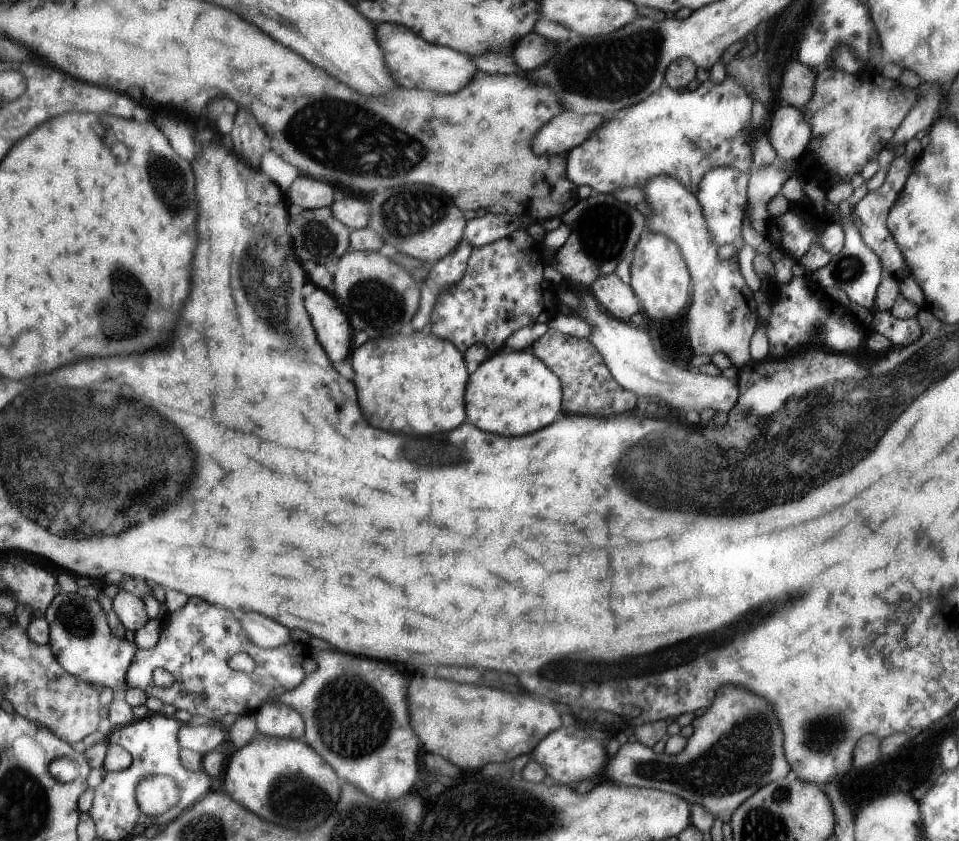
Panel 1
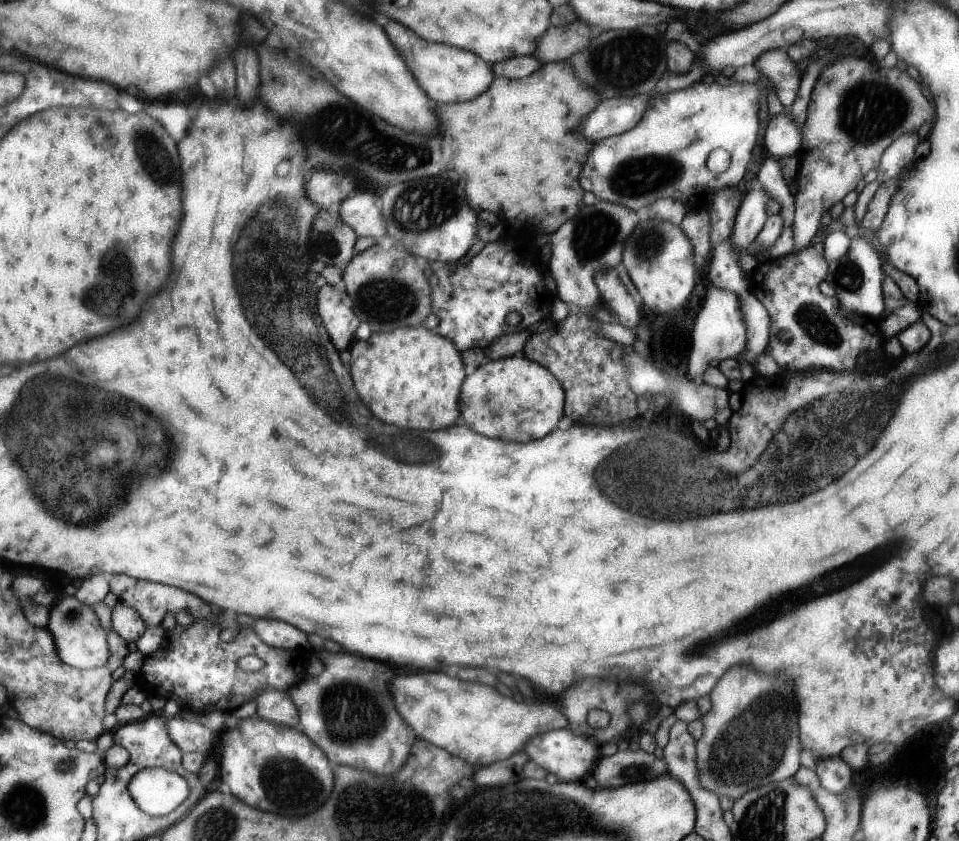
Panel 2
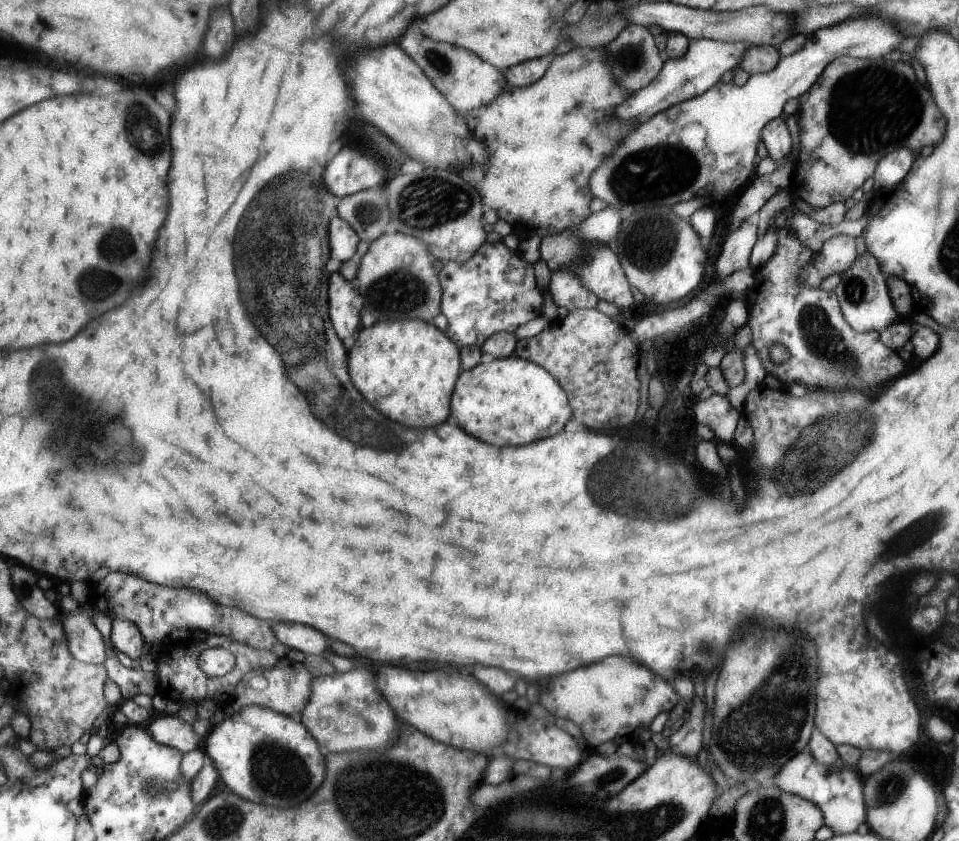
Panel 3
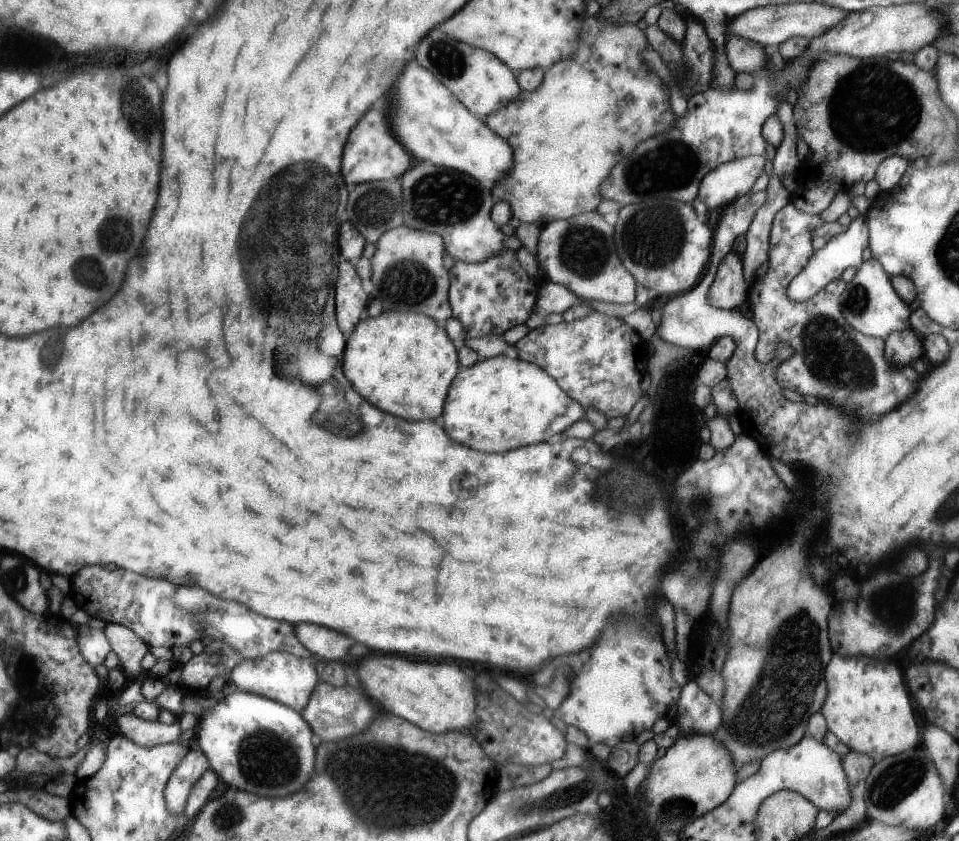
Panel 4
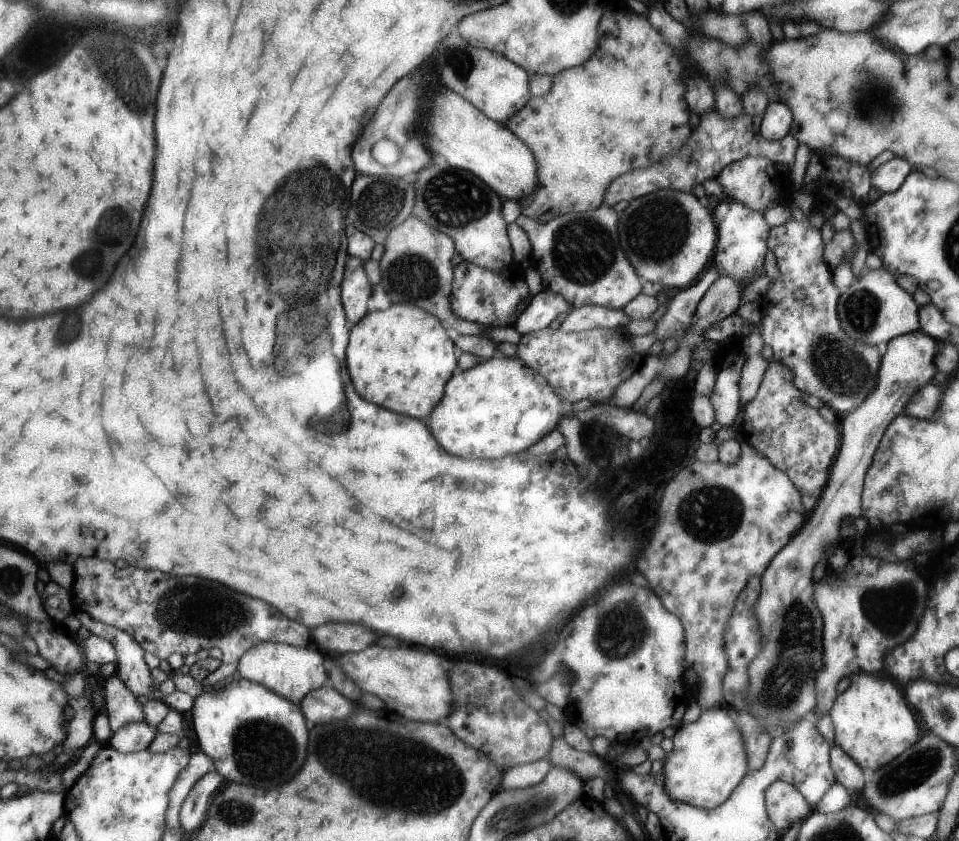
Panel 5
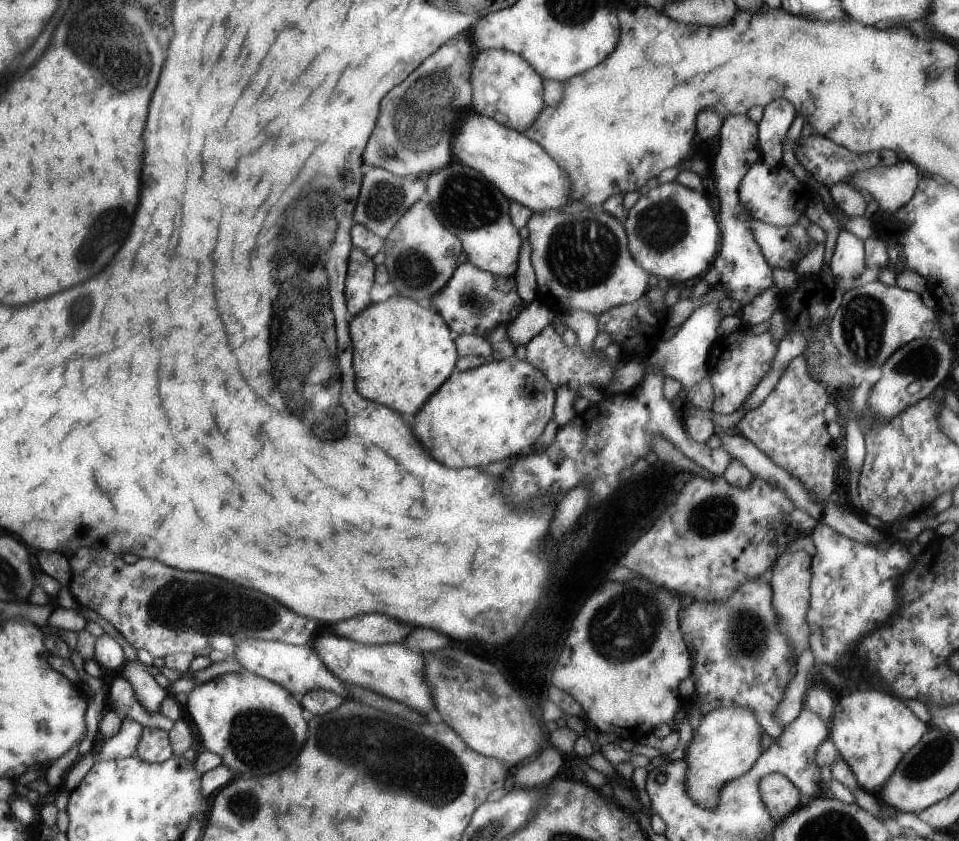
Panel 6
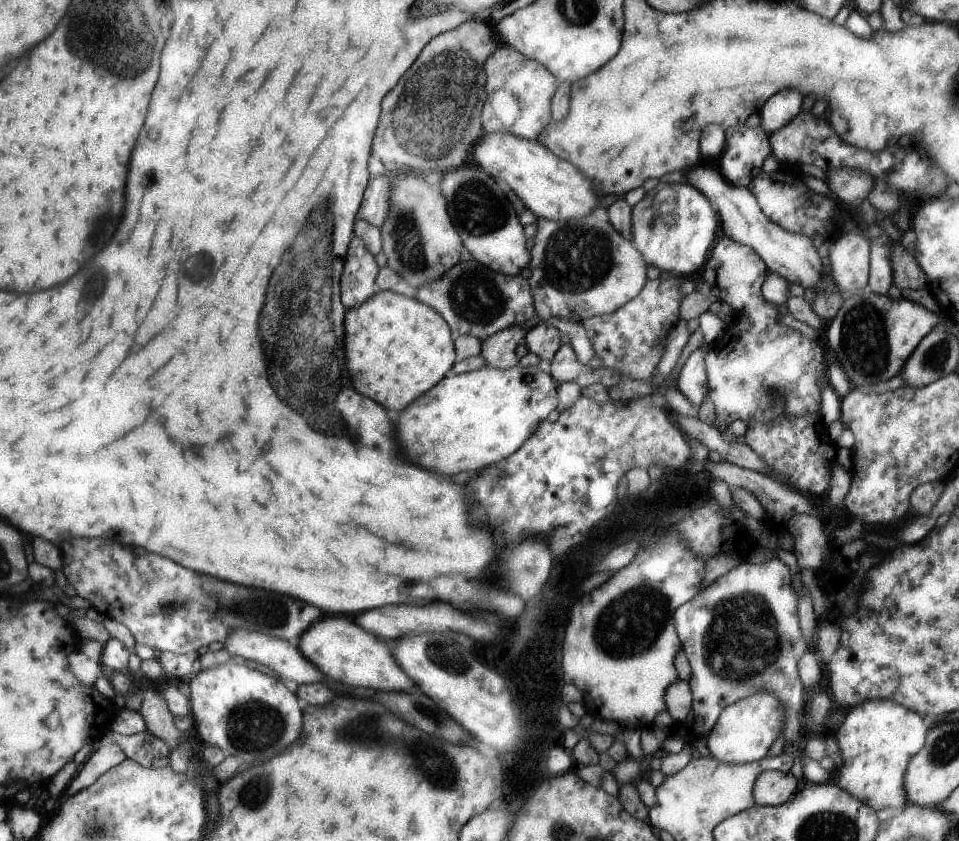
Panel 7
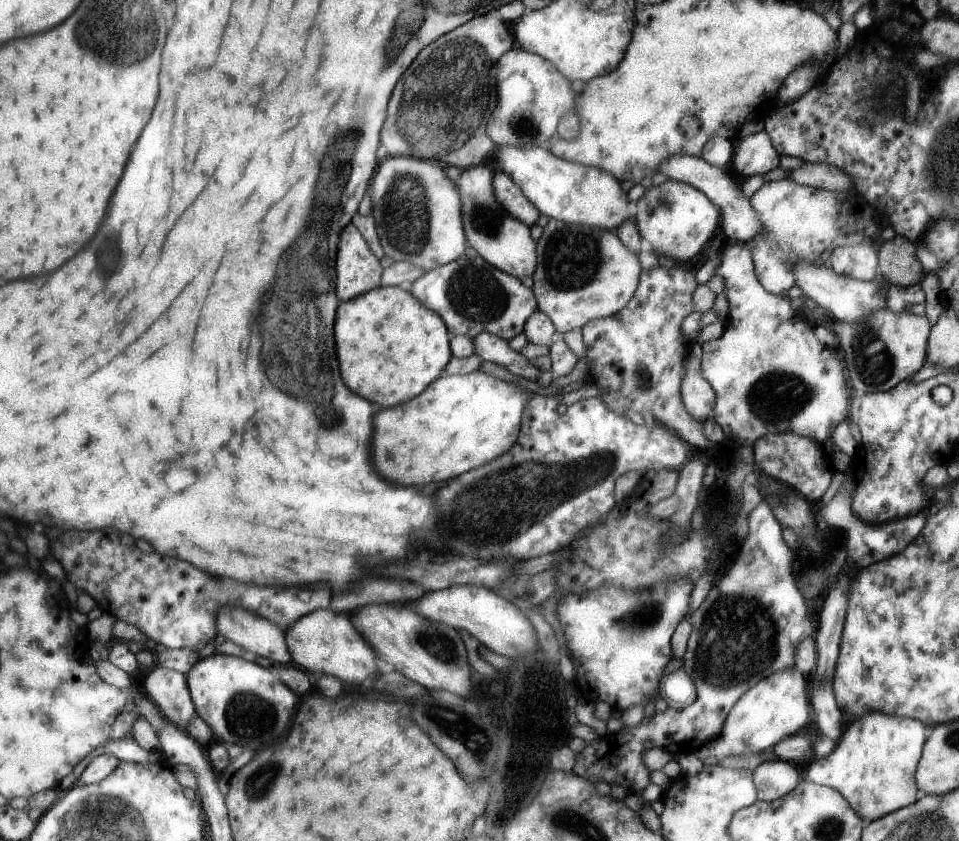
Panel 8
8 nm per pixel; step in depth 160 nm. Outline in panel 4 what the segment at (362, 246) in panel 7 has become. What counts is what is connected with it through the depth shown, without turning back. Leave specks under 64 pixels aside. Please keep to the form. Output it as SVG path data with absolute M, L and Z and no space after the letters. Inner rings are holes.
M355 261L342 262L337 281L337 320L347 336L360 324L361 314L371 301L370 295L363 290L362 276Z

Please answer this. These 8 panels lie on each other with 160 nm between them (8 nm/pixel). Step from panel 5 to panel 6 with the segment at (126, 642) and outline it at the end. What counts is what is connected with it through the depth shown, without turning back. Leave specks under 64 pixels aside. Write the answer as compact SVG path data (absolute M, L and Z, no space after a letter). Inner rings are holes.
M127 661L119 673L123 673L123 677L131 682L139 702L147 712L161 713L163 701L169 694L167 689L157 682L155 672L151 668L140 661Z

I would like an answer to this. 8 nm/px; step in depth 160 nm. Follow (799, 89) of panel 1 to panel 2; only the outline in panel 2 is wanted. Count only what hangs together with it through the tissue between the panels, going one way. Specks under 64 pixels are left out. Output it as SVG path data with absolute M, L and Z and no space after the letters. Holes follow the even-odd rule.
M781 49L769 50L768 53L761 54L756 61L757 70L771 81L777 99L788 109L797 98L802 75L797 72L795 62Z

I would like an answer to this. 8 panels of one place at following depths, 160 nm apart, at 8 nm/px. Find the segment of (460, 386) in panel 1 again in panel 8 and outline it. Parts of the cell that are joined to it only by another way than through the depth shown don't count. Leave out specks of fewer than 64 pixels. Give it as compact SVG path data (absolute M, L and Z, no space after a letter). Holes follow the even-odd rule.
M398 285L379 286L338 306L337 352L345 384L383 408L417 396L451 360L444 319L413 296Z

